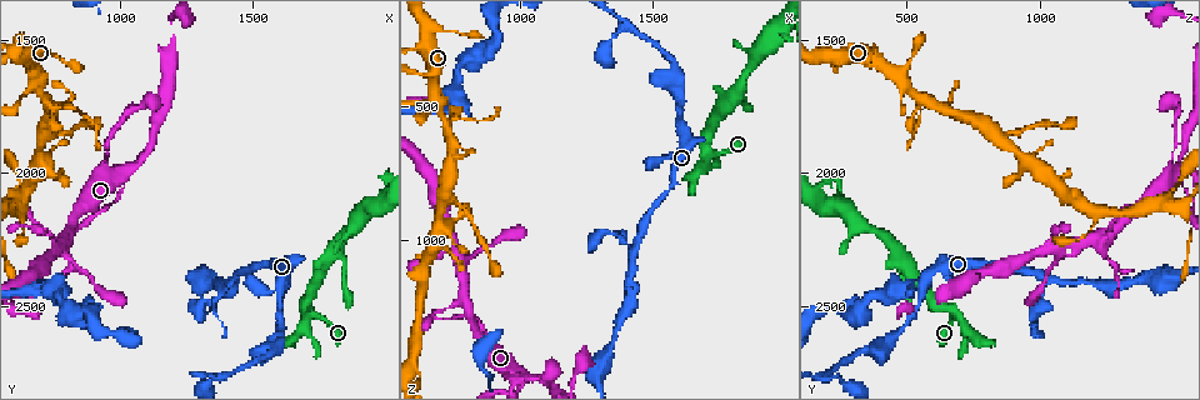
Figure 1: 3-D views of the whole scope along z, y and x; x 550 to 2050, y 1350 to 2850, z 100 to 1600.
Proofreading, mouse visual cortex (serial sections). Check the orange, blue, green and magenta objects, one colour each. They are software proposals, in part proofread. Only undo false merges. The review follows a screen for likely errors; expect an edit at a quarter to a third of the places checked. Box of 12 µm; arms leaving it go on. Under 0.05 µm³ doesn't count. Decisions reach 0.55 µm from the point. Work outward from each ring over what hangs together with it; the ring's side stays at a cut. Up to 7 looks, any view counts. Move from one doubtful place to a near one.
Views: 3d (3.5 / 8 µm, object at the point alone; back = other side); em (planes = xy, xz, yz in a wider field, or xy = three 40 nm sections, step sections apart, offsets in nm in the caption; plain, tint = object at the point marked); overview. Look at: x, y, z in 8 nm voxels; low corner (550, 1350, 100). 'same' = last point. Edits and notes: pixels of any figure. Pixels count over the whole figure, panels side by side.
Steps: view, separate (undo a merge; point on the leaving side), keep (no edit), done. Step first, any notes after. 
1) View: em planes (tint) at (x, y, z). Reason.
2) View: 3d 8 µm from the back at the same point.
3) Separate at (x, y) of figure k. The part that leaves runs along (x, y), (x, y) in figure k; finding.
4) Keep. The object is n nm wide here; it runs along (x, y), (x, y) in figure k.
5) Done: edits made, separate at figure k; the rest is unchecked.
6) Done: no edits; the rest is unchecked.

View: 3d 3.5 µm at (1010, 2010, 1520). Small branch off a trunk.

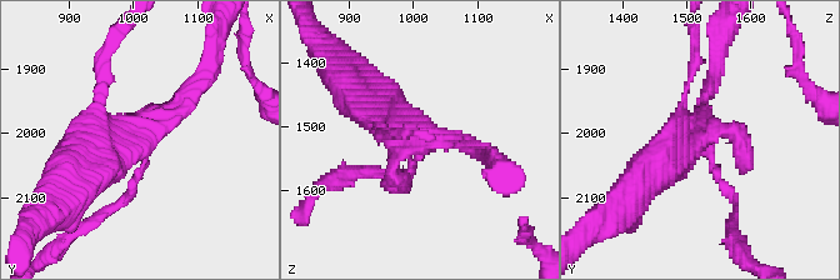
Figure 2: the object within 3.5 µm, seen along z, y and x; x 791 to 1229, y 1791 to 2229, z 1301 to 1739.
View: em xy step 1 (tint) at (1020, 2005, 1520).

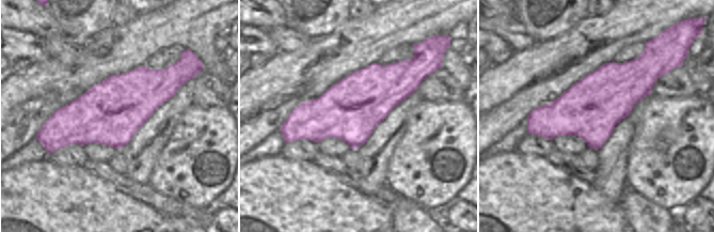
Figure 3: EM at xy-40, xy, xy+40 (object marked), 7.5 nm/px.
Keep. The arms are 150, 200, 200, 500 nm wide; it runs along (85, 176), (204, 80) in figure 2; all the same cell.

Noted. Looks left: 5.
View: 3d 3.5 µm from the back at (1290, 2500, 990). Sudden change in width.

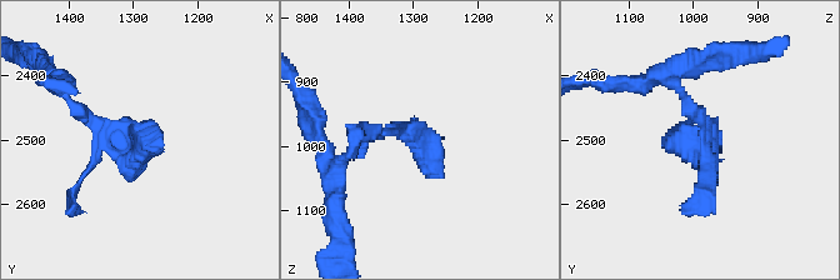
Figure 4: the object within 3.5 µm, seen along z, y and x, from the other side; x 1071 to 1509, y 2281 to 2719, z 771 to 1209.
View: em xy step 5 (plain) at (1295, 2495, 980). Need the tissue.

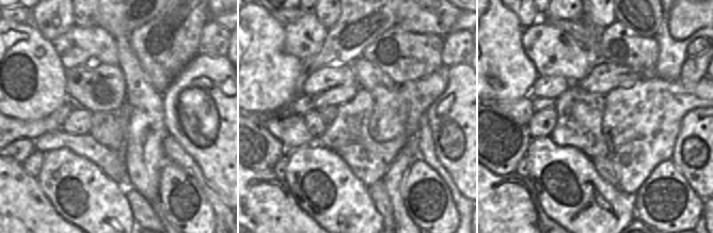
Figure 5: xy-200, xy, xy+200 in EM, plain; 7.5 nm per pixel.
View: em xy step 5 (tint) at the same point. Where the object lies.

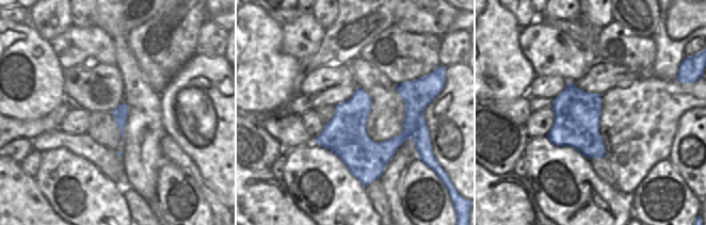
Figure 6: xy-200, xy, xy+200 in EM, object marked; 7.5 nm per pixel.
Keep. It runs along (70, 100), (96, 128), (161, 135) in figure 4; all the same cell.

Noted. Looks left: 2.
View: 3d 3.5 µm at (1400, 2750, 190). A narrow waist.

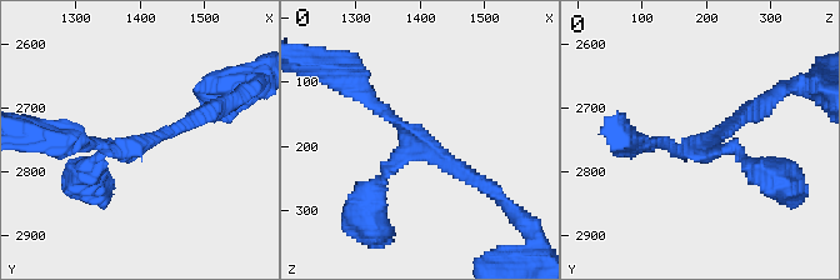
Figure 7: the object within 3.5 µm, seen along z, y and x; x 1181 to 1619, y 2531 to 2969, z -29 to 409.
View: em xy step 2 (tint) at (1400, 2765, 195). 3 arms meet here; the arms are 150, 150, 200 nm wide; now the EM.

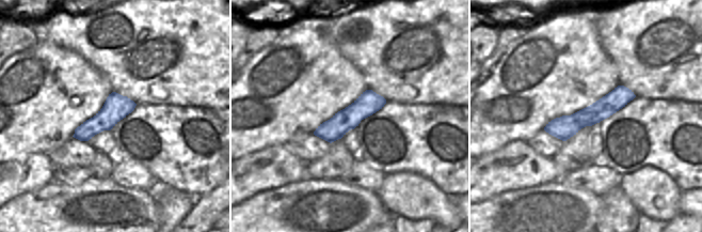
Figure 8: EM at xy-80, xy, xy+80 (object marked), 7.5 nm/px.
Keep. It runs along (631, 94), (570, 125), (547, 128) in figure 8; all the same cell.

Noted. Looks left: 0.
Done: no edits; the rest is unchecked.

